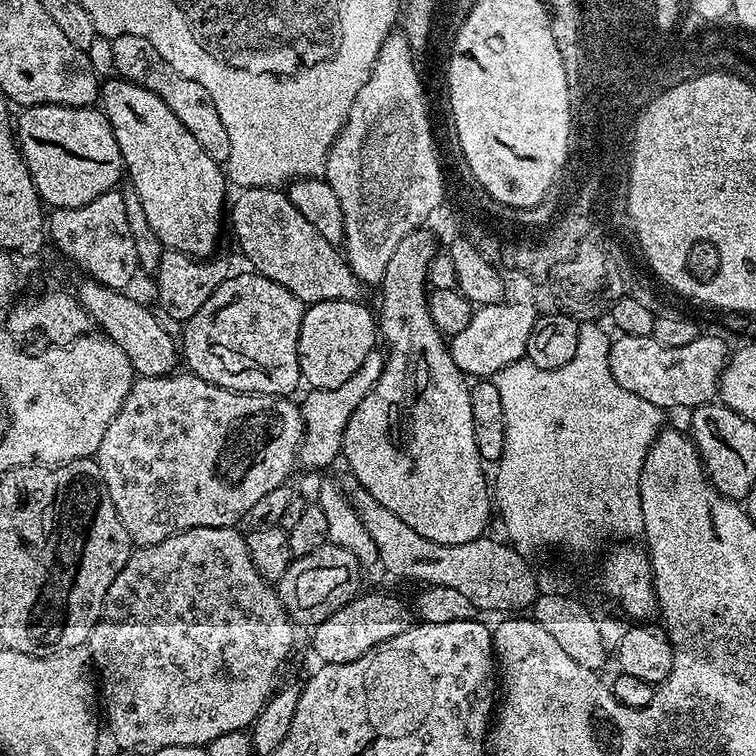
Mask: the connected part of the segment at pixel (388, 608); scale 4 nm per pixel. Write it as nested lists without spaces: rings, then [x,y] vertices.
[[[365,591],[355,596],[342,610],[334,610],[330,618],[315,625],[312,632],[312,652],[320,664],[345,664],[362,658],[372,652],[382,642],[390,642],[390,638],[398,638],[398,634],[406,634],[414,623],[414,612],[396,596],[388,592]]]

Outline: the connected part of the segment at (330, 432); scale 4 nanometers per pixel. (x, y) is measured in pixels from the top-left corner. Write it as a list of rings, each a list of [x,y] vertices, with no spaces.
[[[373,350],[366,354],[366,362],[358,366],[358,370],[342,386],[333,388],[321,388],[309,391],[308,397],[302,400],[302,411],[304,414],[304,440],[300,444],[299,463],[308,468],[324,468],[327,464],[332,464],[341,455],[344,447],[344,435],[346,426],[350,422],[350,414],[358,410],[358,402],[374,390],[378,378],[382,378],[384,373],[384,362],[386,356],[383,351]]]

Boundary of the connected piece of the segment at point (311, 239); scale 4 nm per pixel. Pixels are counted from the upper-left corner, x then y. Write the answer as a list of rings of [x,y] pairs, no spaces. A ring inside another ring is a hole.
[[[279,187],[275,188],[246,188],[235,193],[236,201],[230,204],[230,220],[232,216],[232,232],[249,260],[251,267],[261,276],[278,282],[278,286],[286,286],[290,294],[294,294],[305,306],[331,300],[359,300],[365,299],[366,286],[352,273],[352,267],[342,255],[337,245],[326,242],[322,234],[288,201],[287,195]]]

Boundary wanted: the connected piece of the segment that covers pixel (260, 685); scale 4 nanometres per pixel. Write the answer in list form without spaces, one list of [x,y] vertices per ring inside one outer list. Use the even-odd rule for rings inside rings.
[[[239,527],[230,528],[191,528],[185,532],[174,534],[170,538],[166,538],[157,544],[145,544],[137,547],[133,551],[132,557],[126,562],[126,566],[122,566],[122,570],[118,574],[118,578],[114,578],[114,582],[110,582],[110,590],[106,594],[106,602],[104,603],[104,612],[100,615],[99,622],[94,626],[94,630],[90,634],[86,645],[88,653],[92,656],[92,667],[95,675],[98,677],[98,692],[102,697],[102,712],[108,715],[106,727],[110,730],[110,734],[114,734],[114,739],[118,741],[118,746],[122,750],[128,748],[149,748],[155,750],[157,748],[169,748],[170,746],[178,746],[179,744],[194,744],[197,746],[206,746],[210,742],[214,742],[214,738],[221,737],[222,734],[230,734],[231,732],[242,732],[251,729],[252,723],[258,718],[258,714],[262,714],[262,708],[266,706],[266,702],[272,696],[274,689],[277,687],[276,675],[280,672],[280,667],[284,664],[284,659],[292,652],[292,643],[296,640],[297,625],[294,623],[288,611],[282,606],[279,591],[268,581],[258,574],[258,570],[254,566],[254,562],[250,556],[248,542],[245,533]]]

